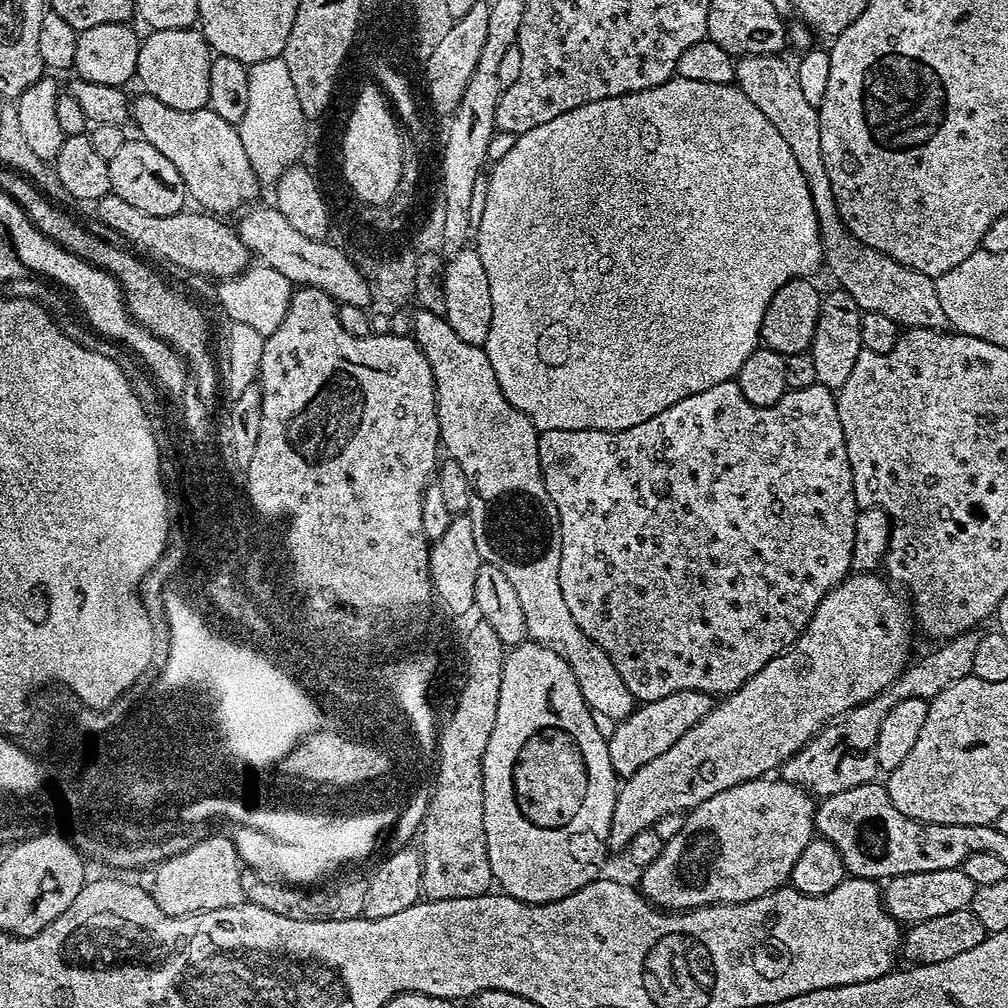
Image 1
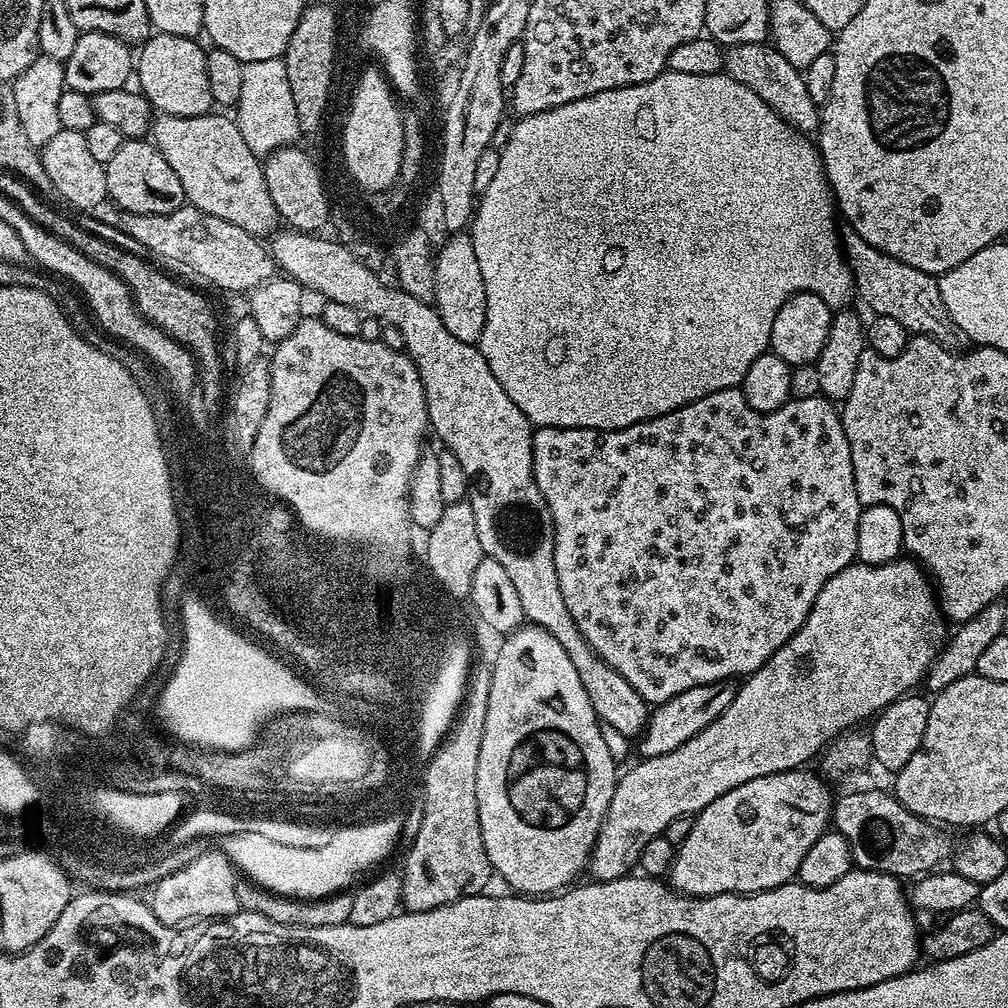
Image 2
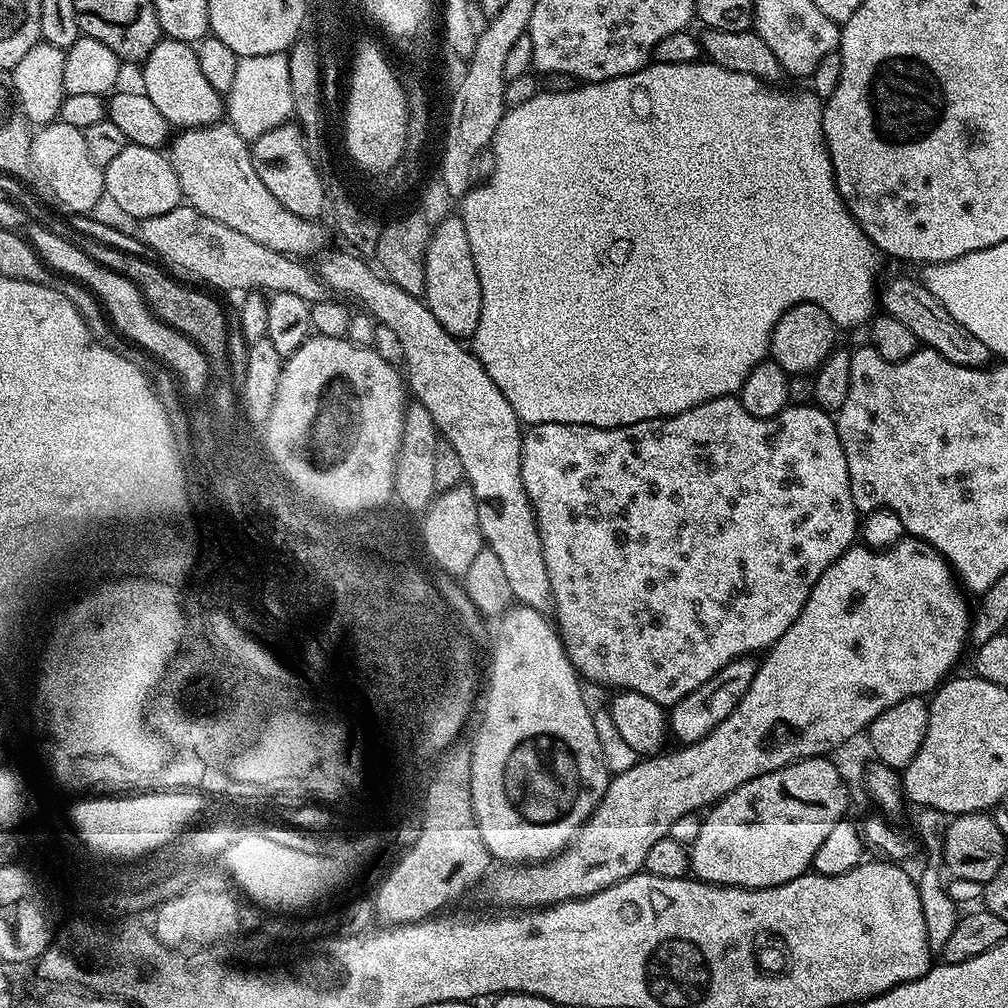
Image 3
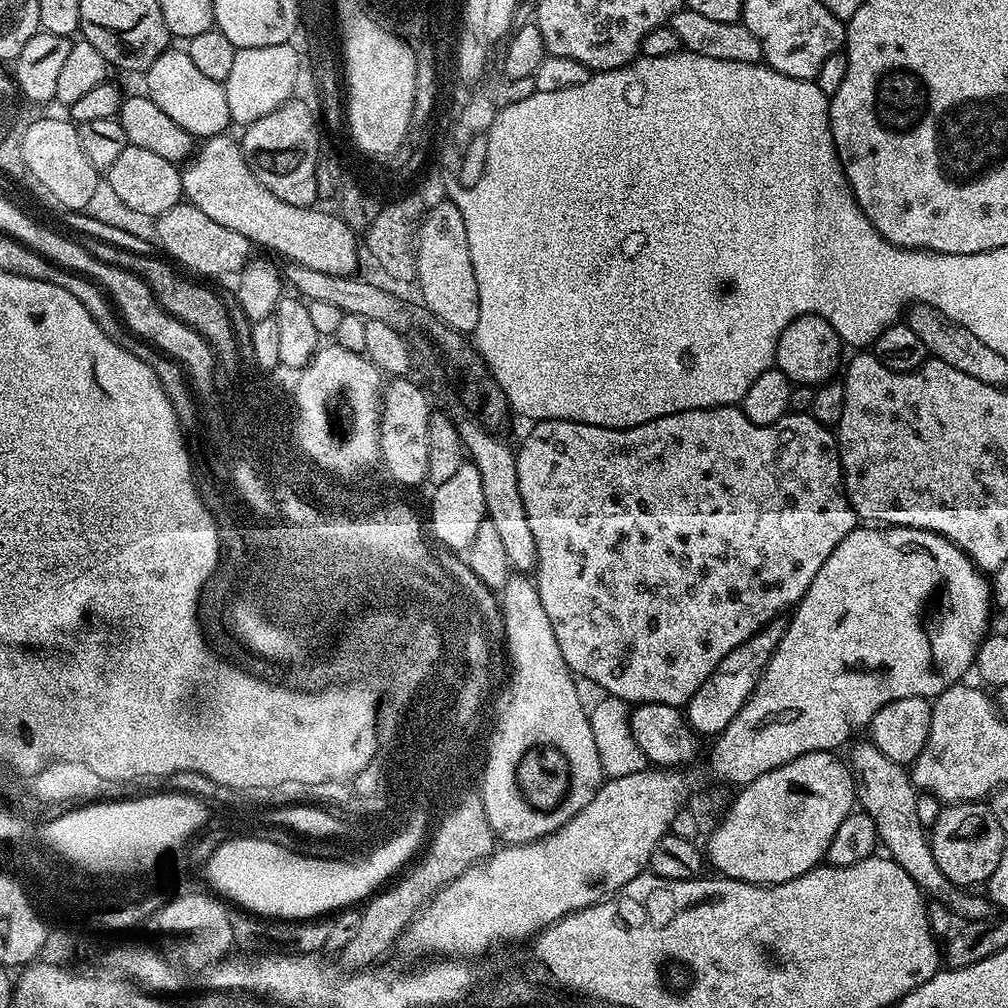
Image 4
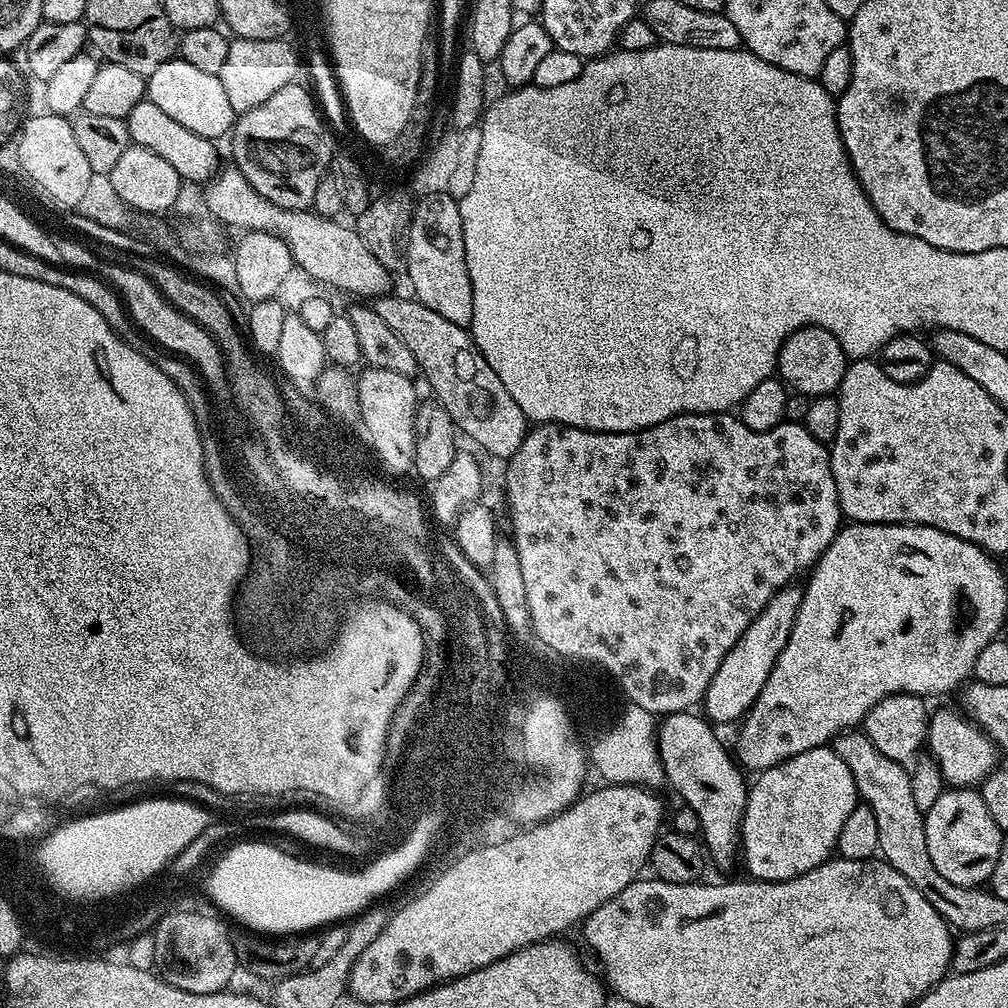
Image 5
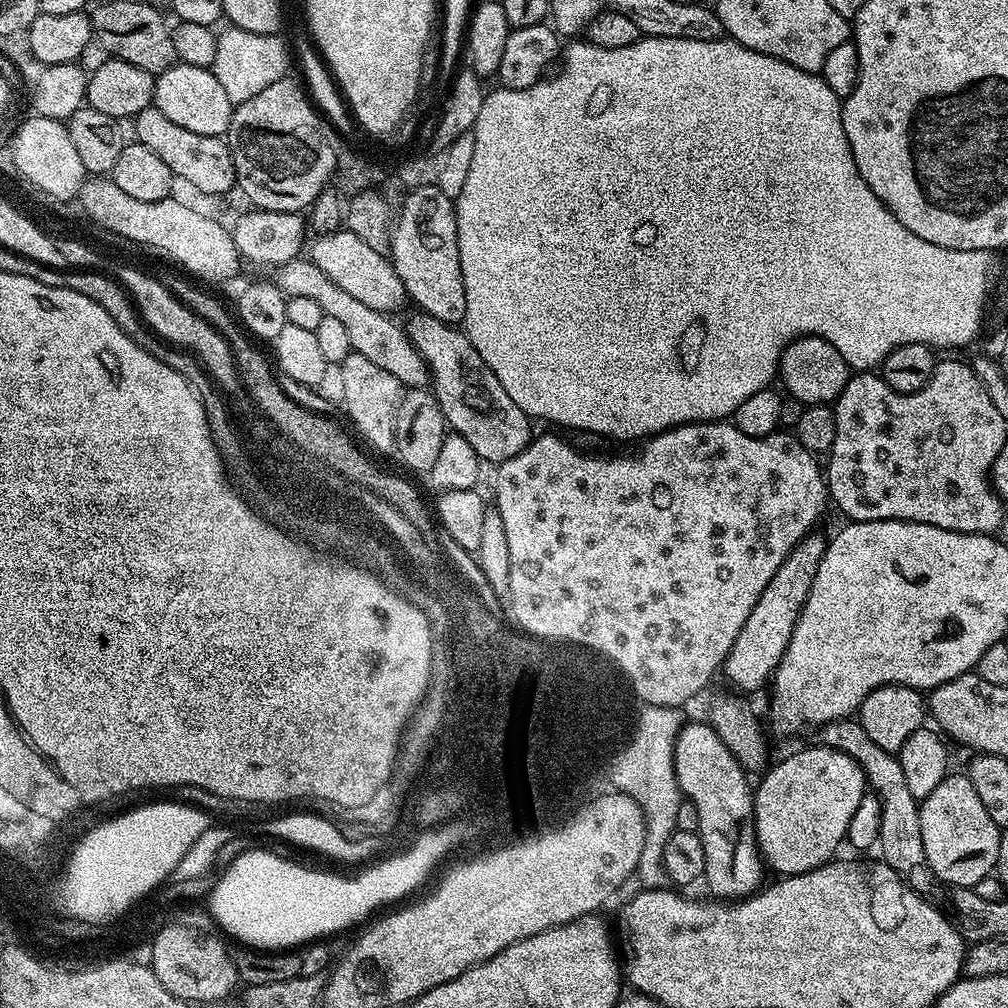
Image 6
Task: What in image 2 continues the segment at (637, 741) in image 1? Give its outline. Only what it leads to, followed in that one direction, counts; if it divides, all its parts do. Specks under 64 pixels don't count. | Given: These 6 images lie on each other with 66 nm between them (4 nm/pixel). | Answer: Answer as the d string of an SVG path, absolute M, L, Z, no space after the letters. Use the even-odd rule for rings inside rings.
M719 680L706 686L694 686L690 690L682 690L682 694L670 698L664 704L655 705L648 717L648 725L644 727L638 740L641 752L639 755L647 758L670 754L670 750L678 750L682 742L690 742L694 734L706 730L706 726L710 726L710 722L717 720L726 710L726 706L734 702L736 689L737 685L732 680Z

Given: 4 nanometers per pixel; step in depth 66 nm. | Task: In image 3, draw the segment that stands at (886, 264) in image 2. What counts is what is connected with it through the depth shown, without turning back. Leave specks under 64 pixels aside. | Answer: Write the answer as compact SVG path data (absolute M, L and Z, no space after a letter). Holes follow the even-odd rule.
M908 276L894 277L885 288L883 285L878 304L887 315L904 323L923 347L932 348L958 366L982 368L993 359L992 351L982 346L982 342L971 336L961 324L954 322L946 306L942 306L942 302L938 302L938 298L934 298L934 294L930 294L930 290L926 290L926 286L919 279L911 280Z

